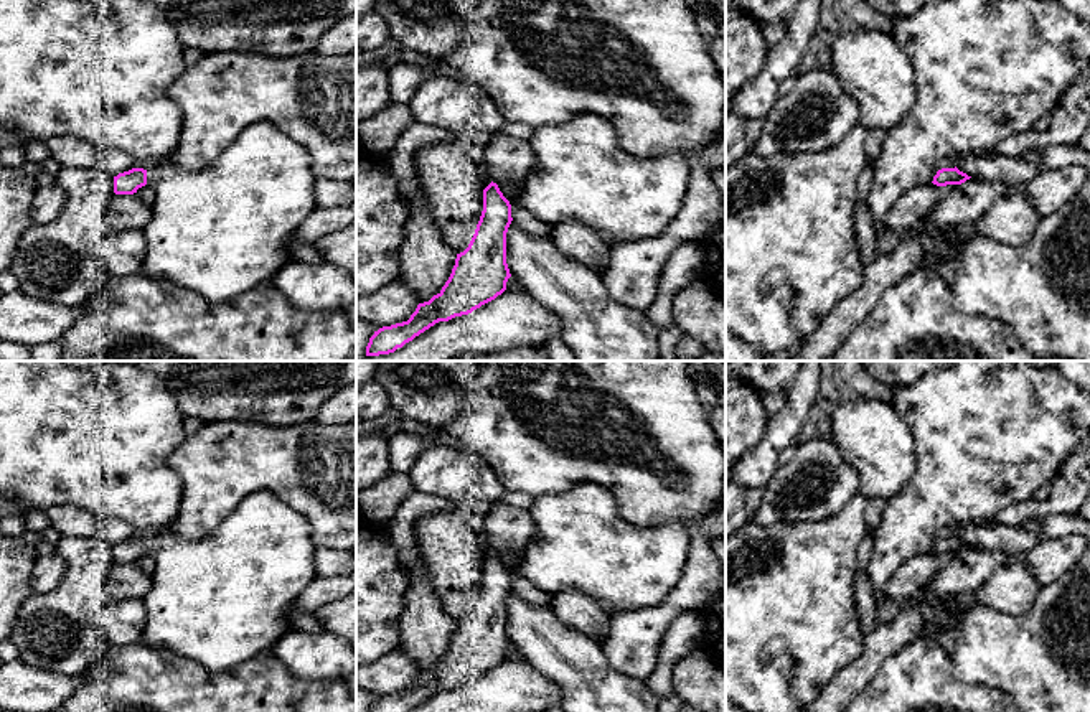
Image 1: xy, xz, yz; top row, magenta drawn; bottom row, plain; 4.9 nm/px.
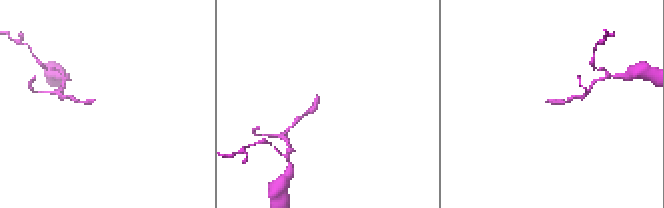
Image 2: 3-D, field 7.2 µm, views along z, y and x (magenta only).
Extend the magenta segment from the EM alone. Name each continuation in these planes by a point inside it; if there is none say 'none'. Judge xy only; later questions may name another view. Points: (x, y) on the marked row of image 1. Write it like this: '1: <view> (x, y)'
1: xy (220, 231)

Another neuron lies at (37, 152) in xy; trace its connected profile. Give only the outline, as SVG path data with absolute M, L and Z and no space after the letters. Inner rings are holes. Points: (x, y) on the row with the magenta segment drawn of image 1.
M45 142L28 143L25 147L25 155L26 155L26 160L33 163L43 163L46 158L49 158L49 152Z

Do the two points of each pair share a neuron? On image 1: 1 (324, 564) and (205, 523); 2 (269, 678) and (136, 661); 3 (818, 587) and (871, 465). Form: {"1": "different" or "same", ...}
{"1": "different", "2": "same", "3": "different"}

